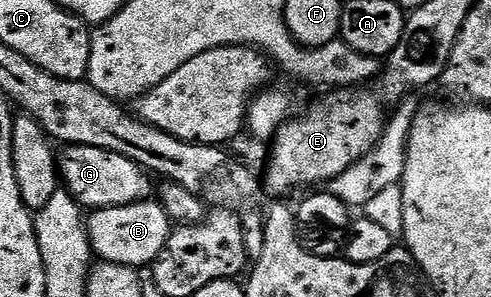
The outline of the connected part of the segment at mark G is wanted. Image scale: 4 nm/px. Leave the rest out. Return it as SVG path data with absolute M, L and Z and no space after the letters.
M68 145L59 156L59 180L64 191L71 193L85 210L110 208L147 200L154 195L155 180L131 158L115 154L111 150L99 150L99 146Z

